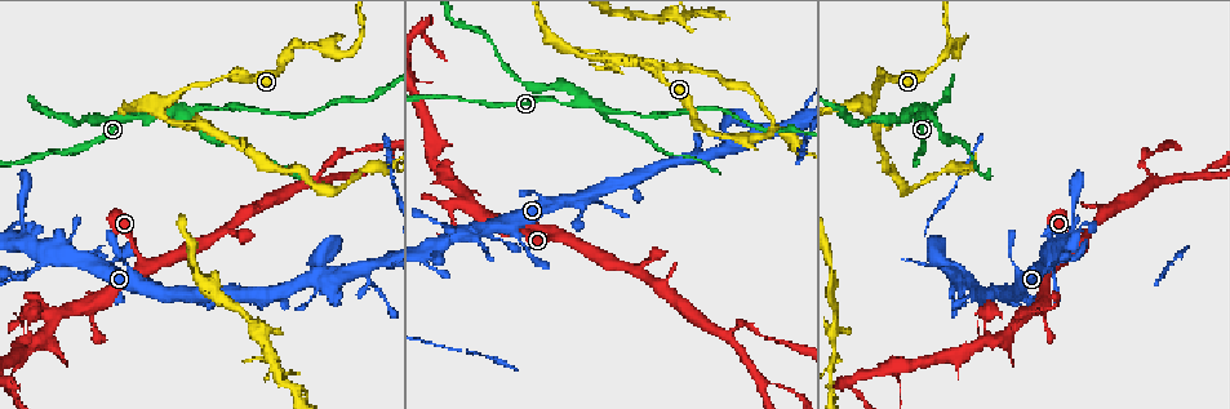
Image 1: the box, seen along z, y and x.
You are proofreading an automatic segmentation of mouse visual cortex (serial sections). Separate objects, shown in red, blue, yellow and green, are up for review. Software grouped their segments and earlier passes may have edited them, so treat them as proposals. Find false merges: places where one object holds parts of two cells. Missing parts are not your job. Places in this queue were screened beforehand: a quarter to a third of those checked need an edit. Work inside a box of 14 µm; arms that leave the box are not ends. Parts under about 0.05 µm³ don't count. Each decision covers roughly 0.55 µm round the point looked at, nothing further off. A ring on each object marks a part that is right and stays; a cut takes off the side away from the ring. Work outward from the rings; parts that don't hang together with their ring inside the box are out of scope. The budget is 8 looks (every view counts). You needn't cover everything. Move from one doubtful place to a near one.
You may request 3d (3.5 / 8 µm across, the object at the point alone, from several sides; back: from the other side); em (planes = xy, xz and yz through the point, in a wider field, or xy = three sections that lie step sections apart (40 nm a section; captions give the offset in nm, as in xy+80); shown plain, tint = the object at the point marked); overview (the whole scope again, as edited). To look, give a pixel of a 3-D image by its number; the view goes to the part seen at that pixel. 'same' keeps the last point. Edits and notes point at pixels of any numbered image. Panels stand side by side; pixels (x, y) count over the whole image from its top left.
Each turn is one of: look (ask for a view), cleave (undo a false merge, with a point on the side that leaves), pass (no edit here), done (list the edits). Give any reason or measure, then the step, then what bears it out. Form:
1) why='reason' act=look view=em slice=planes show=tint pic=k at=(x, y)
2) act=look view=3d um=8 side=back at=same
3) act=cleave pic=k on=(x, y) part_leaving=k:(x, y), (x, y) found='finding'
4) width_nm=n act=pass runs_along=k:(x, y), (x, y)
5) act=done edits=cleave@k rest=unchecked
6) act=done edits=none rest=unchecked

why='three arms meet' act=look view=3d um=8 side=back pic=1 at=(601, 107)

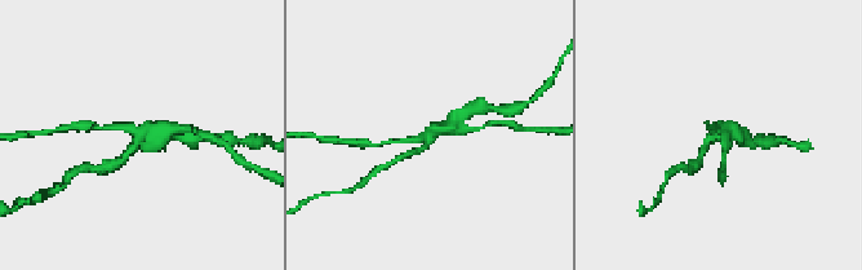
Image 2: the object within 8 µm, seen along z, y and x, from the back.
arms=3 arm_widths_nm=150,200,450 act=look view=em slice=planes show=tint pic=2 at=(720, 131)

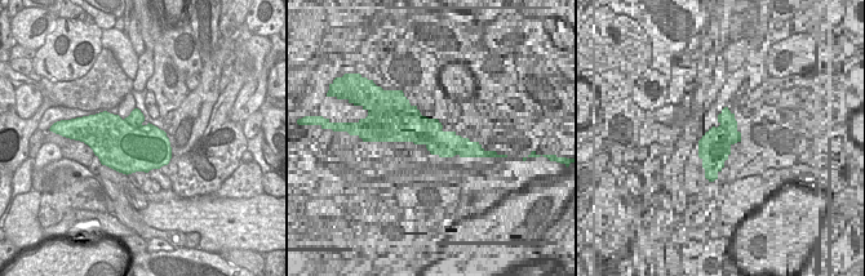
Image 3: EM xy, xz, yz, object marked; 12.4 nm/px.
act=cleave pic=2 on=(194, 140) part_leaving=2:(458, 119), (476, 109), (510, 110) found='two cells meet here'

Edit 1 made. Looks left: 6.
act=look view=overview

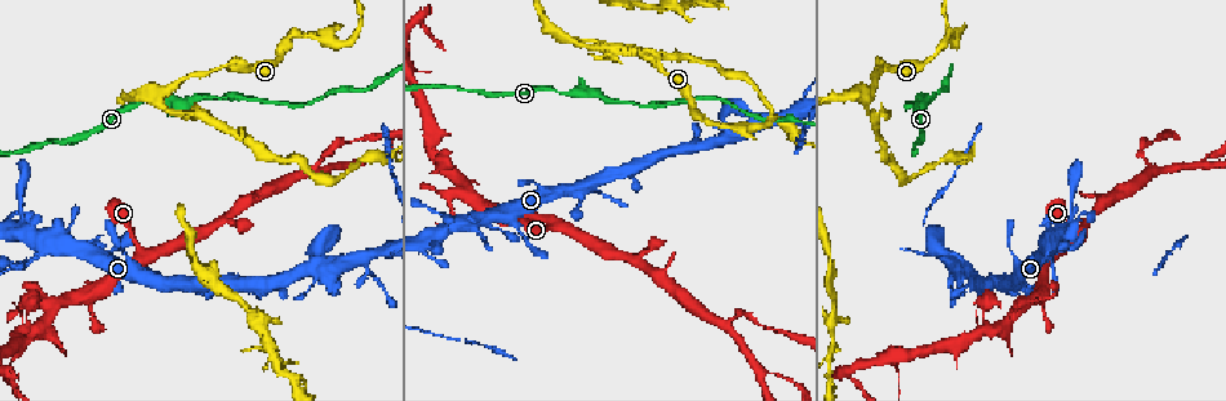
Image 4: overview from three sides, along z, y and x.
act=look view=3d um=3.5 pic=4 at=(168, 94)

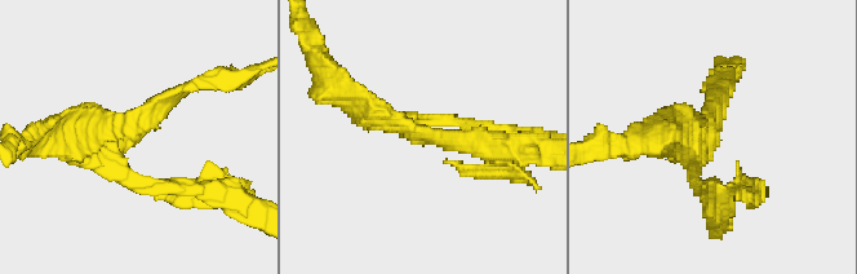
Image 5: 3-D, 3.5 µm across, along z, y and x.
arms=3 arm_widths_nm=150,150,300 act=look view=em slice=planes show=tint pic=5 at=(420, 136)

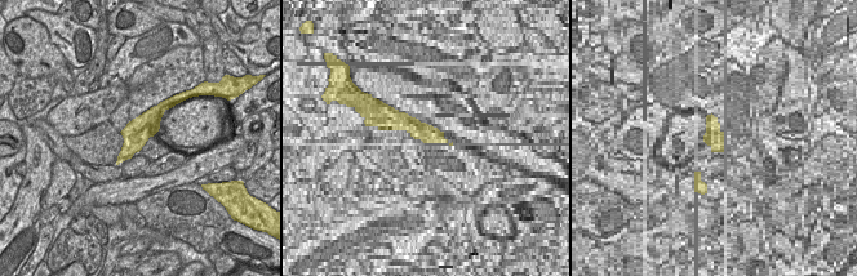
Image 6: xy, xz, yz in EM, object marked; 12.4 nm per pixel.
act=pass runs_along=6:(164, 105), (136, 134), (121, 157) found='all the same cell'

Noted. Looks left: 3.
act=look view=3d um=3.5 pic=4 at=(1154, 170)

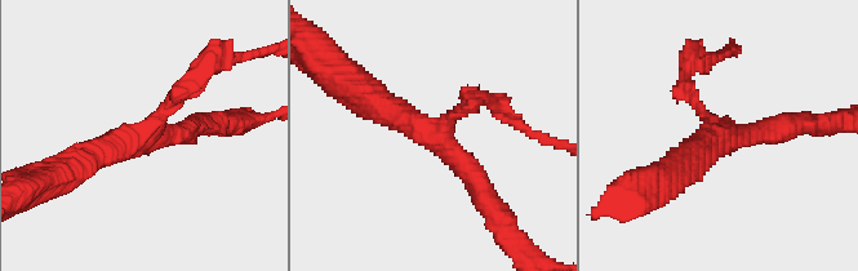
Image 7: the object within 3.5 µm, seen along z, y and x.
arms=3 arm_widths_nm=200,250,400 act=look view=em slice=xy step=3 show=tint pic=7 at=(719, 137)

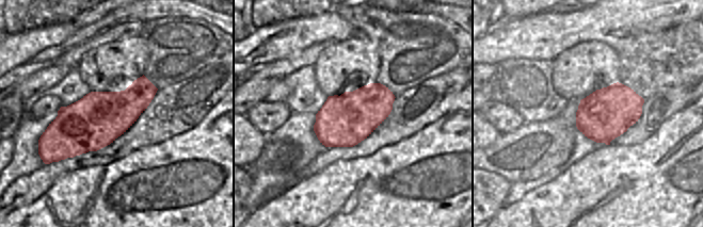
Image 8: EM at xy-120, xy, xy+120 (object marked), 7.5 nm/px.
why='another direction' act=look view=em slice=xy step=1 show=tint at=same

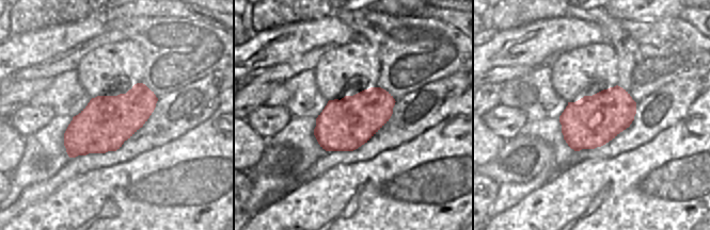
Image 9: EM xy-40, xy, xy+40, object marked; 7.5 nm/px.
width_nm=400 act=cleave pic=7 on=(176, 92) part_leaving=7:(160, 114), (208, 62), (252, 54) found='a second cell is stuck on'

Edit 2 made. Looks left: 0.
act=done edits=cleave@2,cleave@7 rest=unchecked

